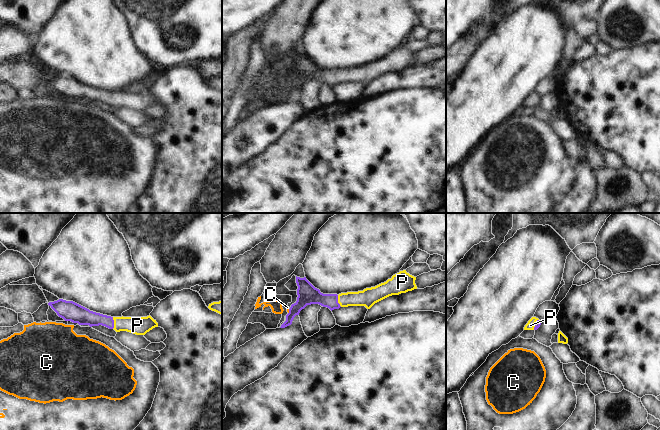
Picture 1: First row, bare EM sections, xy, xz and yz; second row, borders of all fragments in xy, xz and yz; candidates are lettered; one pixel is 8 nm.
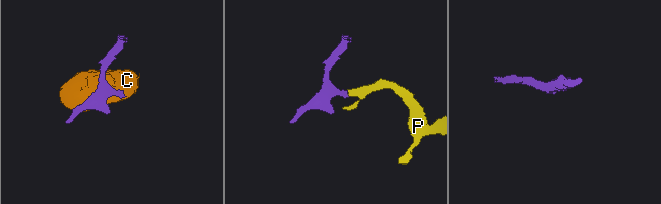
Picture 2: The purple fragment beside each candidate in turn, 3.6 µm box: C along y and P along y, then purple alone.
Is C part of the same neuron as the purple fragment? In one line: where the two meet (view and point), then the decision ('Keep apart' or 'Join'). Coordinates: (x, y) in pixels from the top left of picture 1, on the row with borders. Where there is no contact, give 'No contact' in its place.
Touches purple at xz (289, 311). Keep apart.

